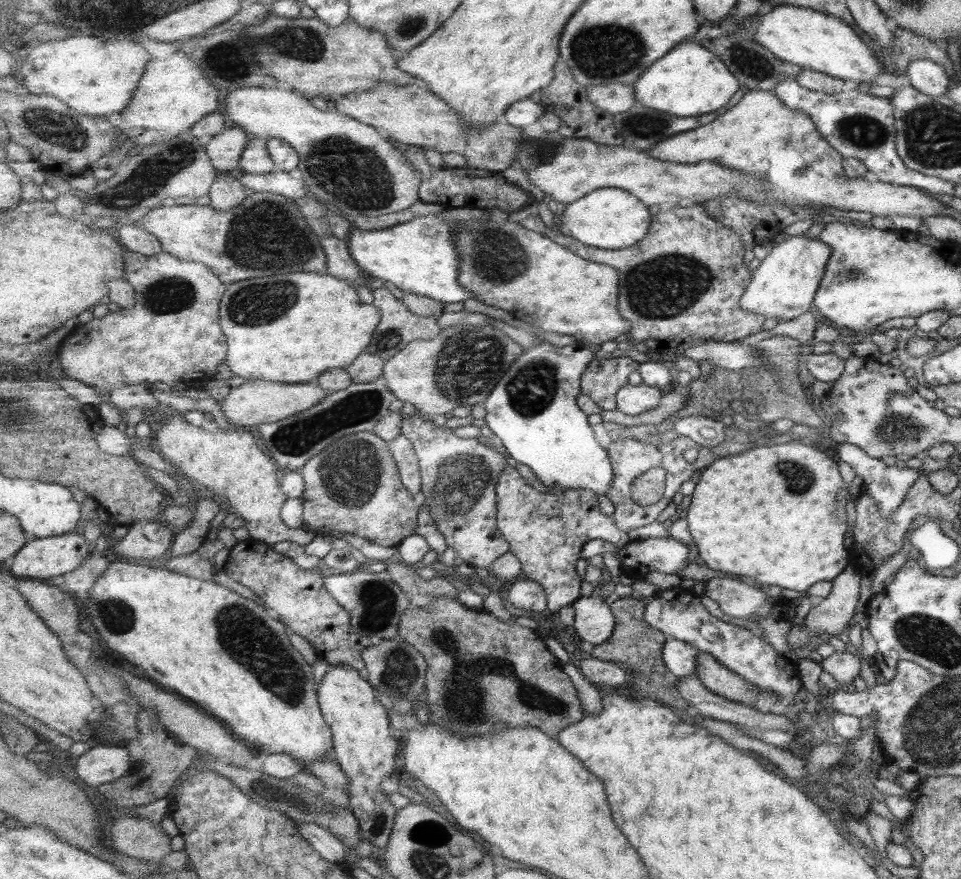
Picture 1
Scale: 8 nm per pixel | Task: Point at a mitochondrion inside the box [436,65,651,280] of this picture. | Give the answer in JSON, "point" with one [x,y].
{"point":[545,153]}

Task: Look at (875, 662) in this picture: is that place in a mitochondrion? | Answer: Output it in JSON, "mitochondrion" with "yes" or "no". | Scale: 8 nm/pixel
{"mitochondrion":"no"}

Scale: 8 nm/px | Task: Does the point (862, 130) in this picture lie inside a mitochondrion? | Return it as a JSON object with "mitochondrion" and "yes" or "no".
{"mitochondrion":"yes"}

